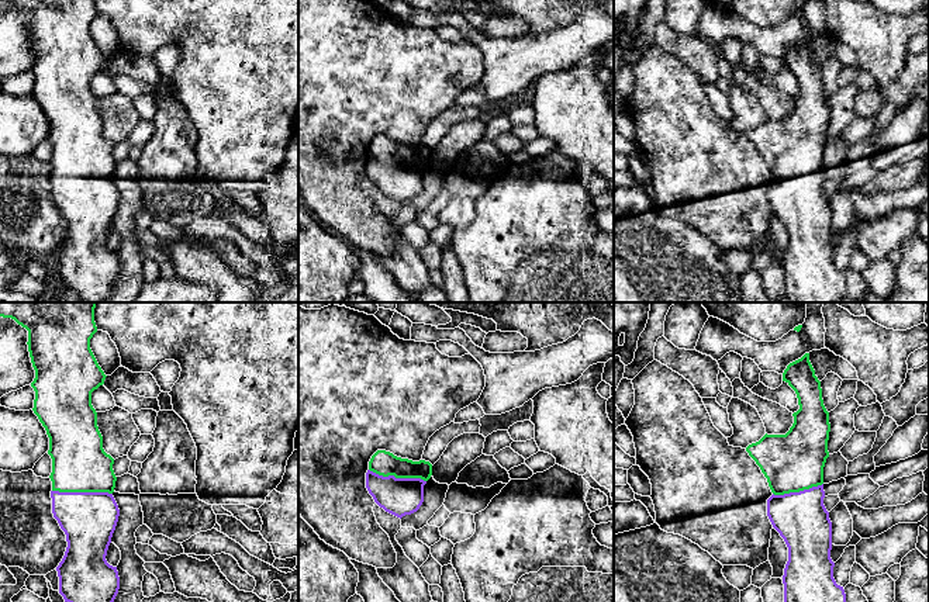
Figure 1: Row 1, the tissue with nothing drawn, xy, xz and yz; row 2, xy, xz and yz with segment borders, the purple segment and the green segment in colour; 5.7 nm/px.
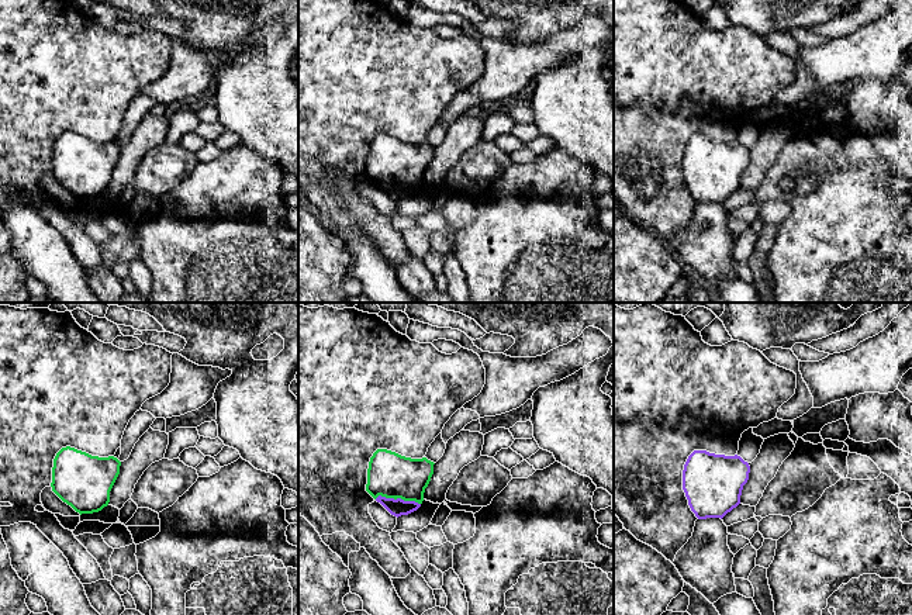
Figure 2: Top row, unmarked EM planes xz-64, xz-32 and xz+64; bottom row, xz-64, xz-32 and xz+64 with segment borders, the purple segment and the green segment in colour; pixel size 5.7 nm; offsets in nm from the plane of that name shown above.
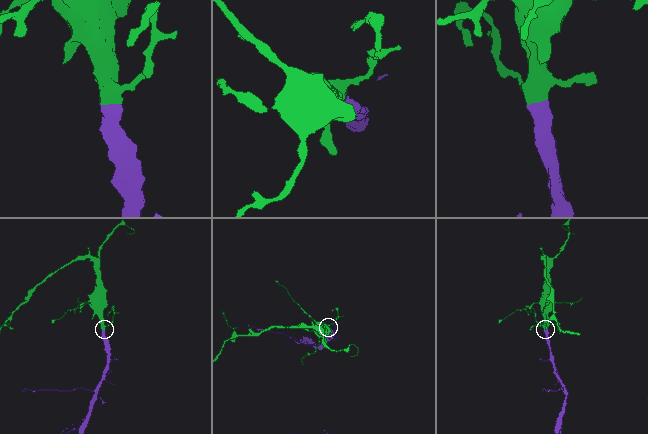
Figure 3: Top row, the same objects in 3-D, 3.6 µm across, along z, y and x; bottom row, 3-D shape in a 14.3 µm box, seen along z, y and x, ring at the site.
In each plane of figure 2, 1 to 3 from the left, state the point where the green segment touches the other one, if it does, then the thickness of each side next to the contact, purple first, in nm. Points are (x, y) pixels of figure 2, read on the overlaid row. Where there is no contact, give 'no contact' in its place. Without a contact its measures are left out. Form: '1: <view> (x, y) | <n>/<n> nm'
1: no contact
2: xz-32 (397, 498) | 100/260 nm
3: no contact

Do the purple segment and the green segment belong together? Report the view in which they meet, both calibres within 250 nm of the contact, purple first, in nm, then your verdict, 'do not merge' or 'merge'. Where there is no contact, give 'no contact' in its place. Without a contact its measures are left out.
contact in xy; calibres 320 and 320 nm; merge

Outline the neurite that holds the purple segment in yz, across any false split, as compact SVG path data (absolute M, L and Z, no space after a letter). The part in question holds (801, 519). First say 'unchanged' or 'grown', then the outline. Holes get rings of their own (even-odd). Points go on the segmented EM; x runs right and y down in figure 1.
grown; M809 353L790 363L783 373L797 394L800 409L792 414L794 423L785 435L764 435L746 447L749 456L767 478L773 495L767 499L767 516L788 547L784 568L784 602L846 602L843 587L833 578L830 558L832 522L823 505L823 467L829 457L829 412L822 399L821 381L809 361Z

